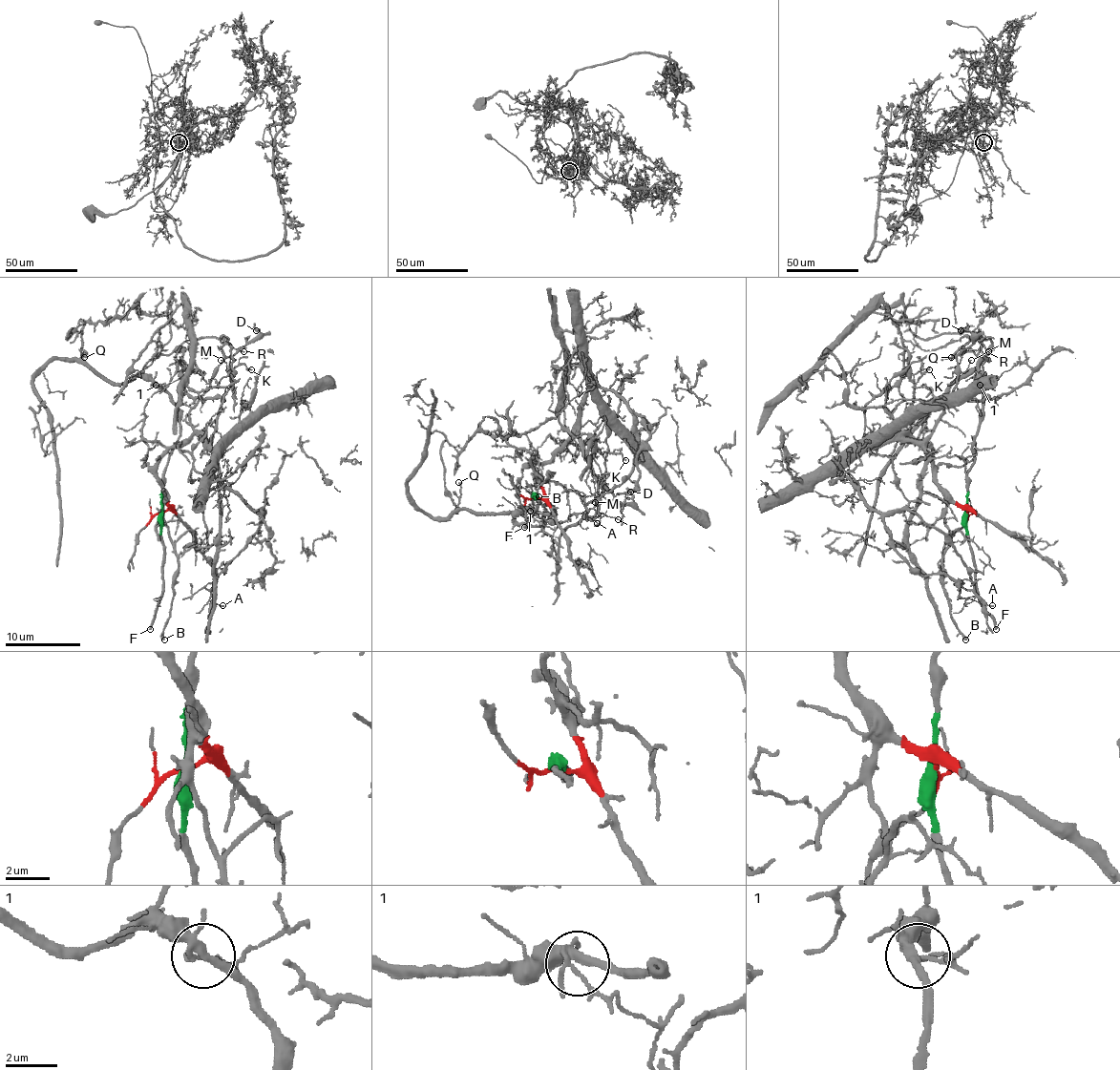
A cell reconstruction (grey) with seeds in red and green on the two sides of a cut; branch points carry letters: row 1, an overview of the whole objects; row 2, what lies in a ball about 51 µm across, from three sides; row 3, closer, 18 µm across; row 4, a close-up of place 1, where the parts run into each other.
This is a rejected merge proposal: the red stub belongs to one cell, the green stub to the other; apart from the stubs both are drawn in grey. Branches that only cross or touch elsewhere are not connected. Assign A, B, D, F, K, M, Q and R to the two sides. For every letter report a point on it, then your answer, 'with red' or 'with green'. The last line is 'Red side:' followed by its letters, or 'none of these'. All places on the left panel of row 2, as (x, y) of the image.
A: (222, 605) | with red
B: (164, 639) | with red
D: (256, 330) | with red
F: (150, 629) | with green
K: (251, 369) | with red
M: (221, 360) | with red
Q: (84, 357) | with green
R: (243, 351) | with green
Red side: A, B, D, K, M

